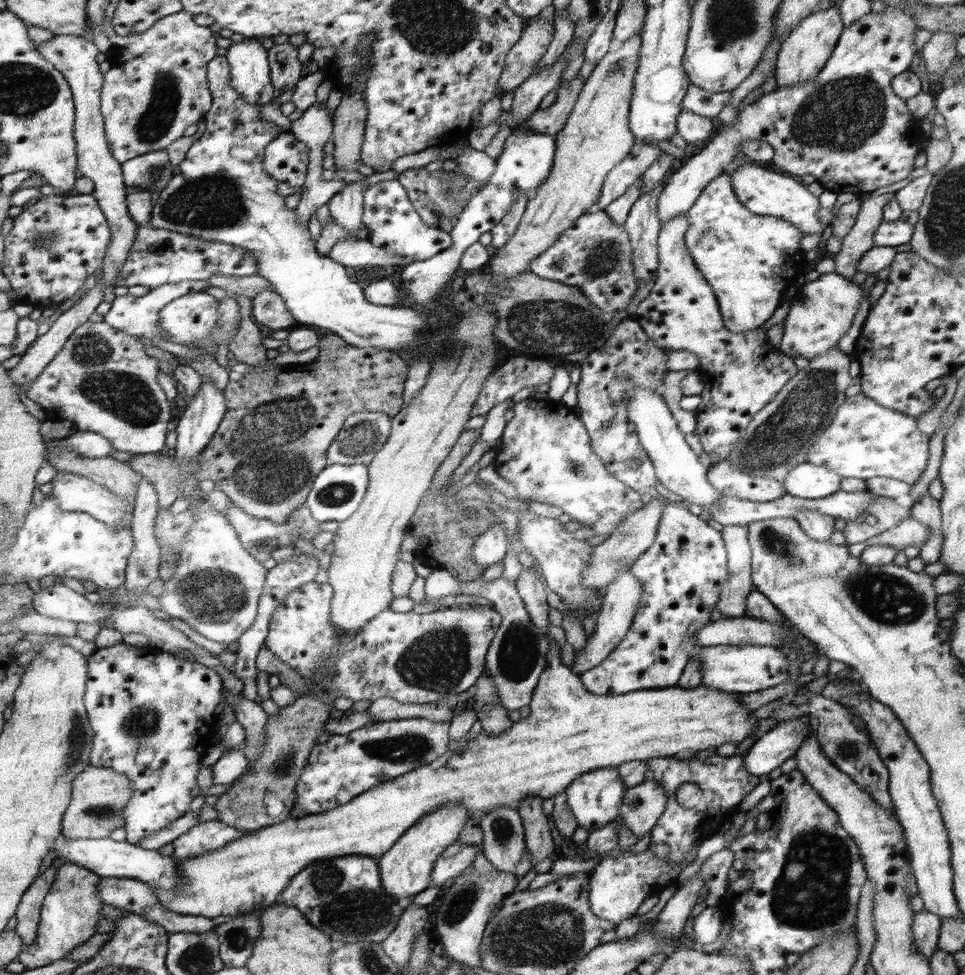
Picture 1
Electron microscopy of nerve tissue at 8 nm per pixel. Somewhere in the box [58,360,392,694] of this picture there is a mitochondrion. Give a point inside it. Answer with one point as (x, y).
(265, 471)

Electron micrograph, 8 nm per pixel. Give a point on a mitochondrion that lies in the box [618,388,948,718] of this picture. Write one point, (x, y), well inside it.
(887, 599)

